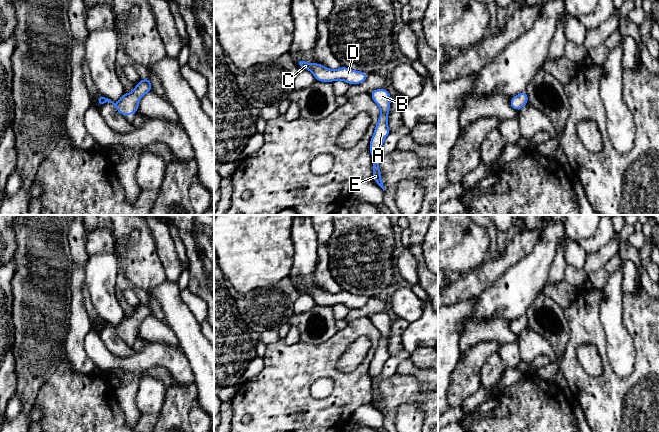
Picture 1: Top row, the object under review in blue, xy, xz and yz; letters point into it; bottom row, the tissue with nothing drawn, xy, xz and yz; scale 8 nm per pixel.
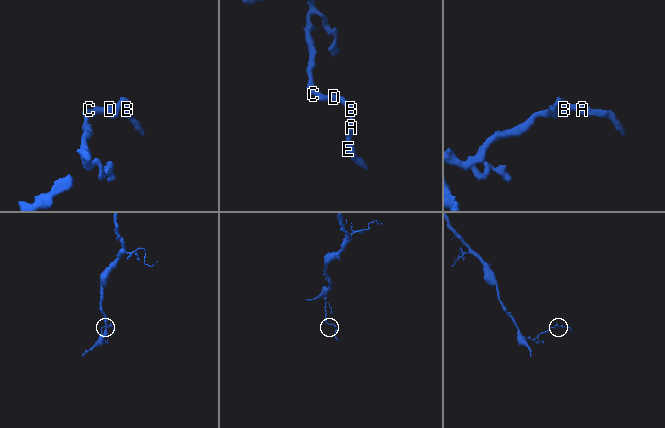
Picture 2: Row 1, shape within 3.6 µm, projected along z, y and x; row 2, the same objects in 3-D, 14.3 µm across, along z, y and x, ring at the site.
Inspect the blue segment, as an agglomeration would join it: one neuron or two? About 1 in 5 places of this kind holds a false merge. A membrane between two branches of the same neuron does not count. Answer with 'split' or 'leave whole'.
leave whole

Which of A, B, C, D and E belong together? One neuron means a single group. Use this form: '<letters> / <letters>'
A B C D E

